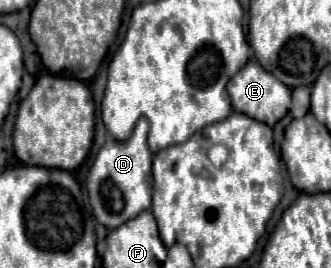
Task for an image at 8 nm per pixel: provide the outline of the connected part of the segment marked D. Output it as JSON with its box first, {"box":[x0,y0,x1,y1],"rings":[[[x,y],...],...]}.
{"box":[88,120,152,228],"rings":[[[138,120],[132,136],[128,140],[108,140],[88,172],[88,194],[94,216],[106,228],[118,228],[126,218],[134,218],[142,210],[150,208],[150,158],[152,152],[146,144],[148,122]]]}

